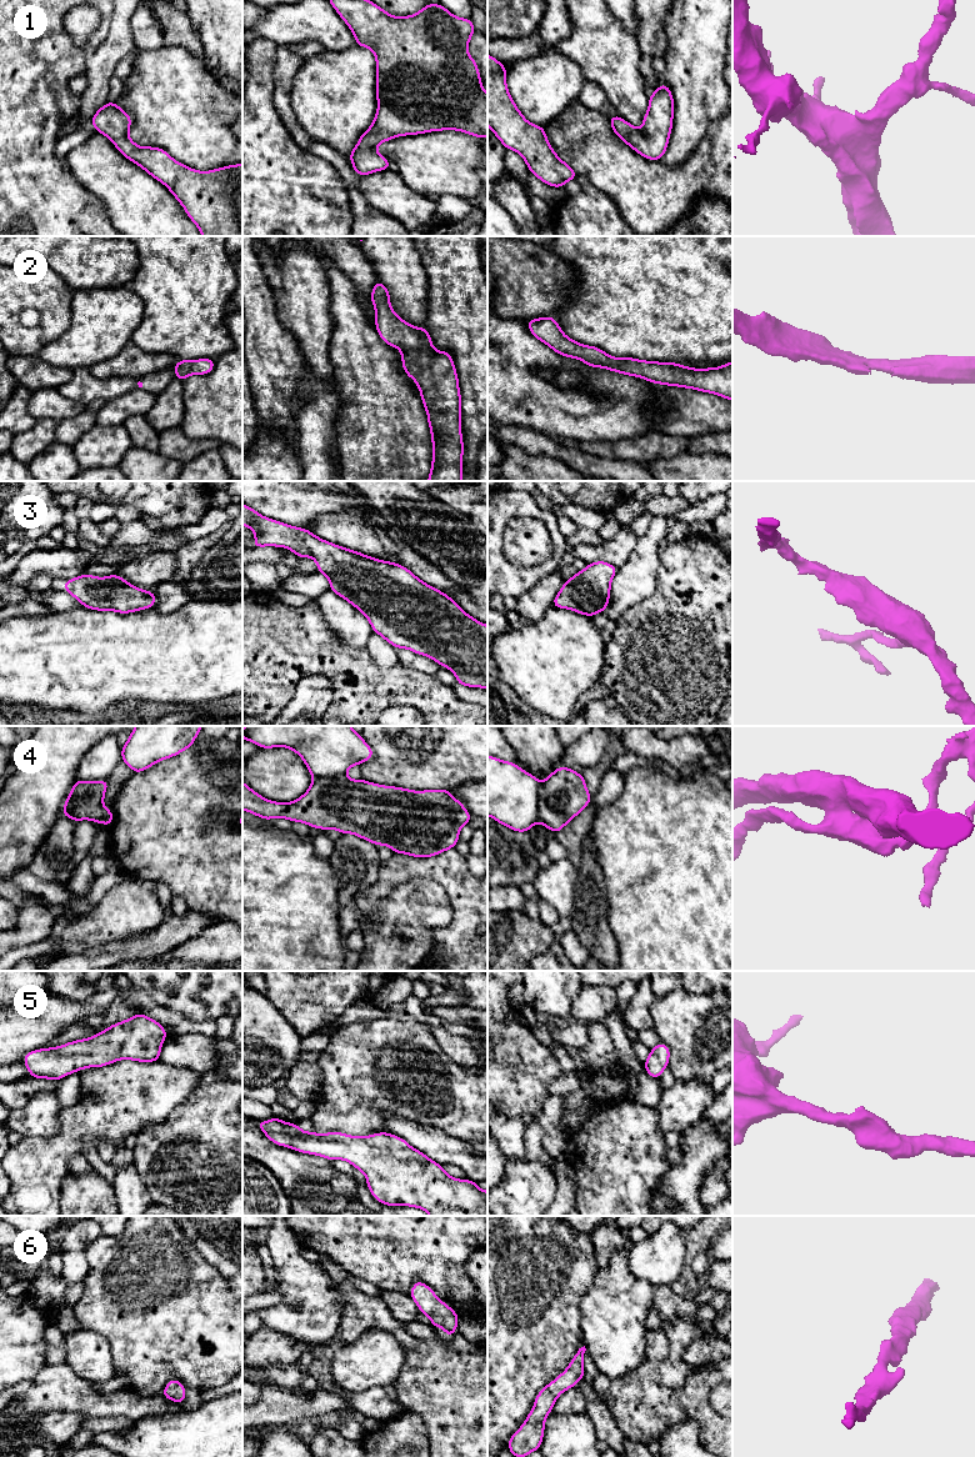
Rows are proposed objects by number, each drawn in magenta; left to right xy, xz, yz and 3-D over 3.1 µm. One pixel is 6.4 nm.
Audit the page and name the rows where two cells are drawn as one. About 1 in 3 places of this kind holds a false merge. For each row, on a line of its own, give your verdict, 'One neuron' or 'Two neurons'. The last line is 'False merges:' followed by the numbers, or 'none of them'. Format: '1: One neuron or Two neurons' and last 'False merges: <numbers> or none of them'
1: One neuron
2: One neuron
3: One neuron
4: Two neurons
5: One neuron
6: One neuron
False merges: 4

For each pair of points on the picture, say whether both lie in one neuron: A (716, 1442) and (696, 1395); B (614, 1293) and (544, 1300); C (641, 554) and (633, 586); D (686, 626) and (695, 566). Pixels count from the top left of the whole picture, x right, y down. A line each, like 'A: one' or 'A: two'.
A: one
B: two
C: one
D: one

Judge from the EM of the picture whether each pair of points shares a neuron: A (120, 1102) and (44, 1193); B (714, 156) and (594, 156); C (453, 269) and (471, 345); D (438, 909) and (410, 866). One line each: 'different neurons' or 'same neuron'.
A: same neuron
B: same neuron
C: same neuron
D: different neurons

